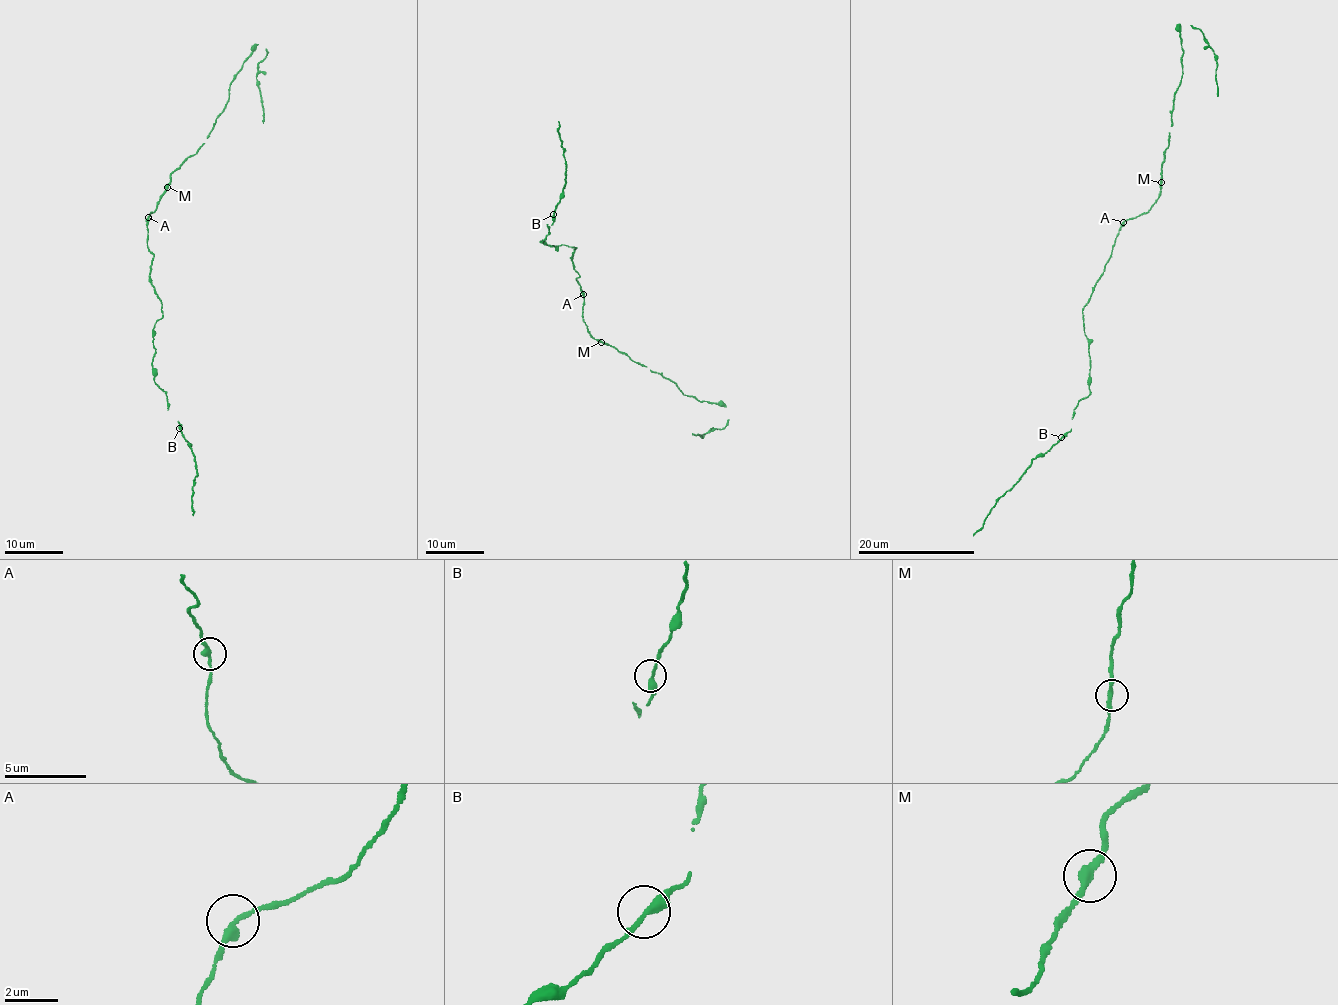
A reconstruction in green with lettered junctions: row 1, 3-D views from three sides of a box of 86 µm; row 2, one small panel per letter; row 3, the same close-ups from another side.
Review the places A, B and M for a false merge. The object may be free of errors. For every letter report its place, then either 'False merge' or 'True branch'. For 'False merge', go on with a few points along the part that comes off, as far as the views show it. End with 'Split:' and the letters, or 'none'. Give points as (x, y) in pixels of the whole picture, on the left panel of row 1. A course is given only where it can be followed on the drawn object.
A: Place: (148, 217). True branch
B: Place: (179, 428). True branch
M: Place: (167, 187). True branch
Split: none

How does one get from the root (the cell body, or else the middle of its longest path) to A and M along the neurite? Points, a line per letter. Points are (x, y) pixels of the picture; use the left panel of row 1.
A: (147, 242), (148, 217)
M: (147, 242), (149, 215), (167, 187)

